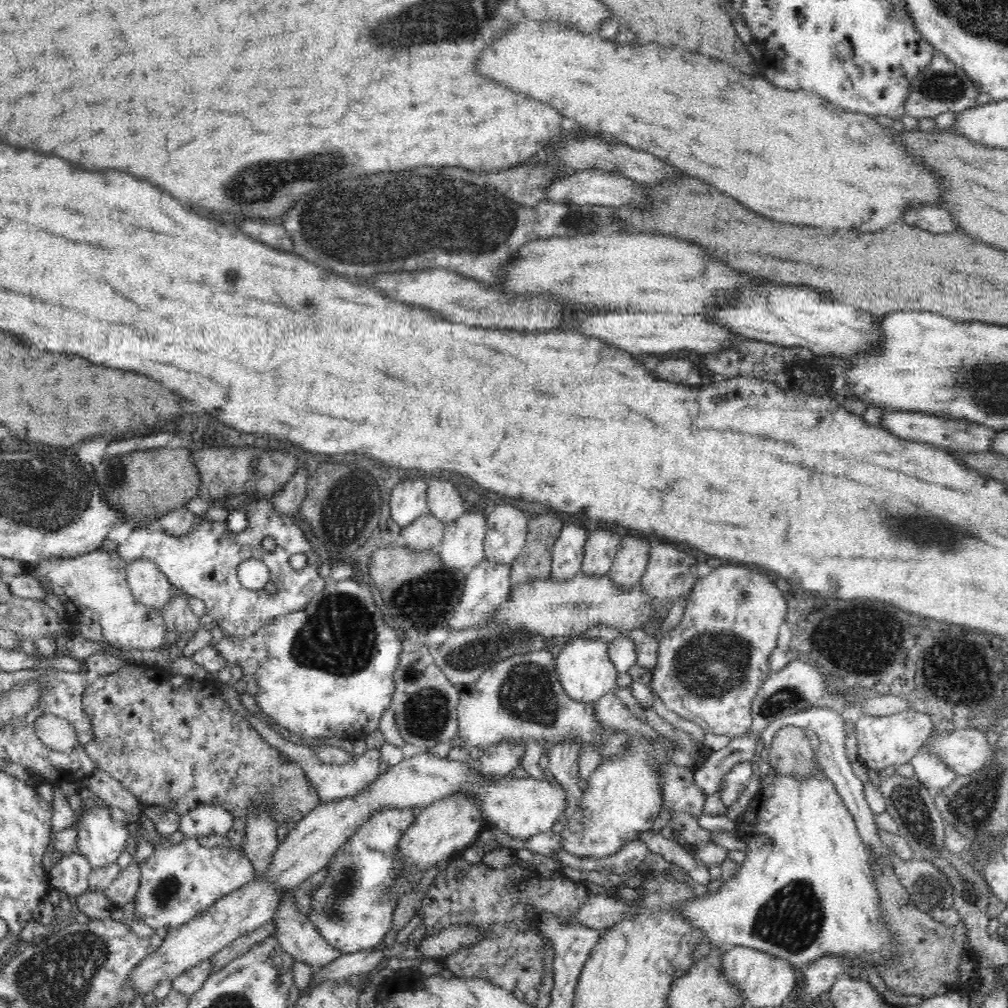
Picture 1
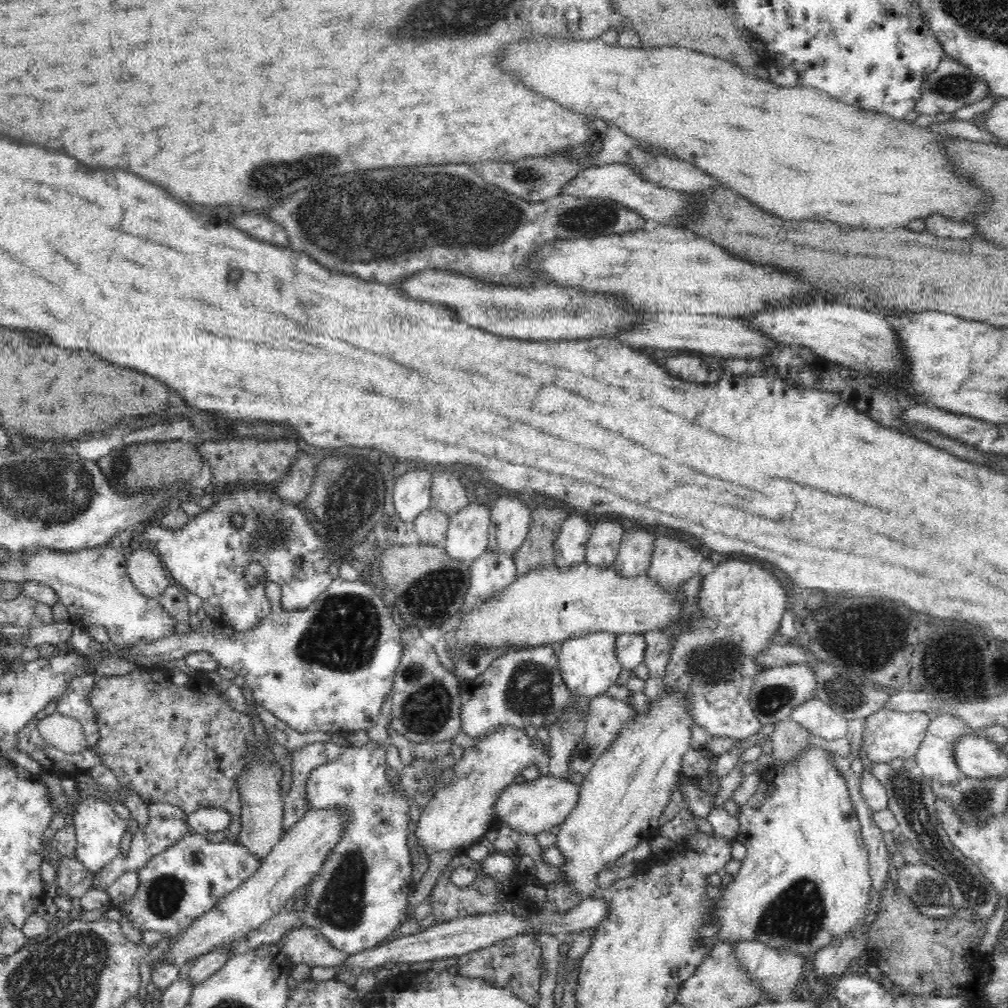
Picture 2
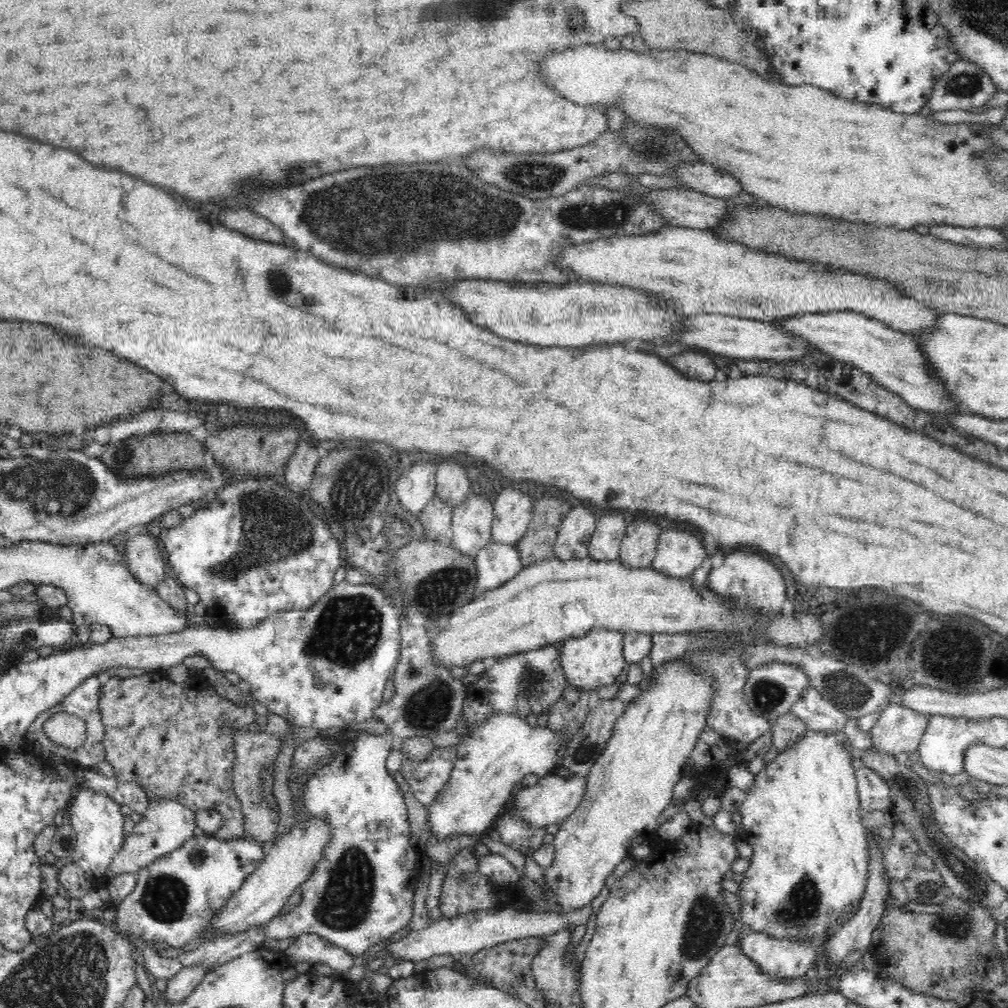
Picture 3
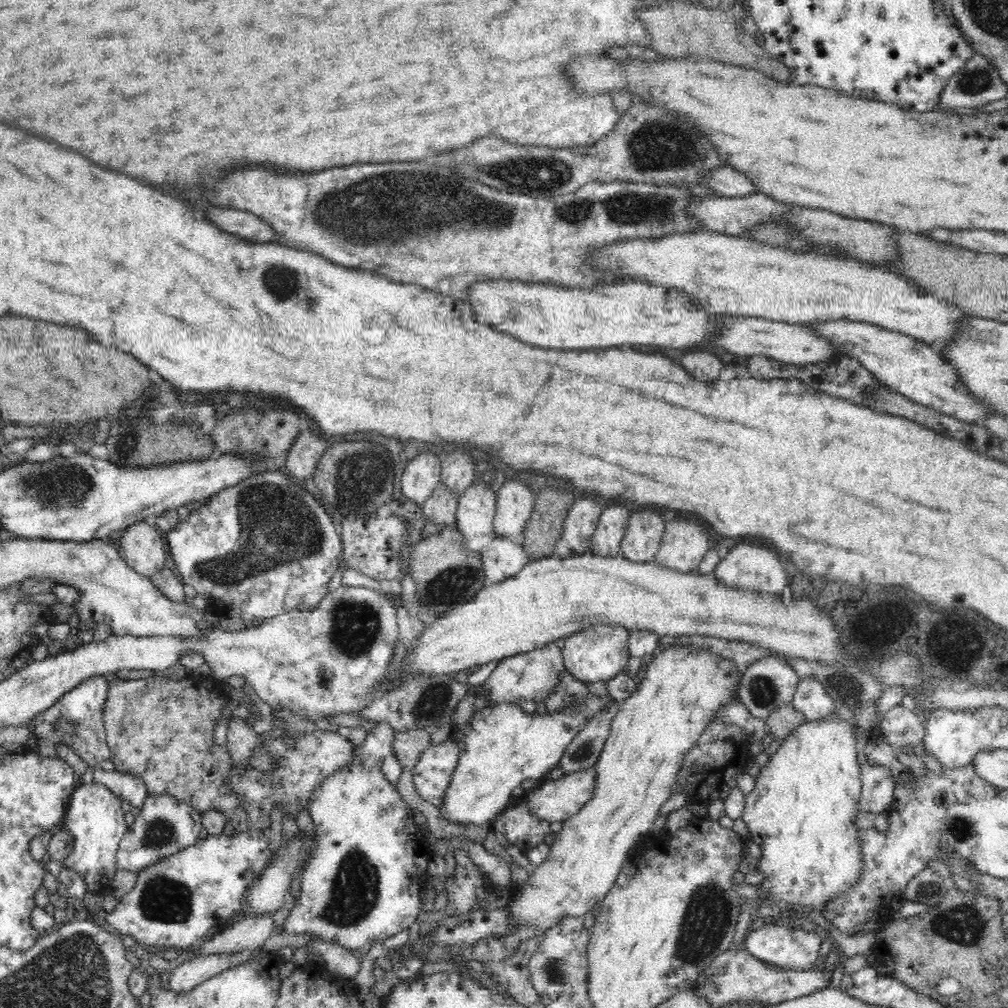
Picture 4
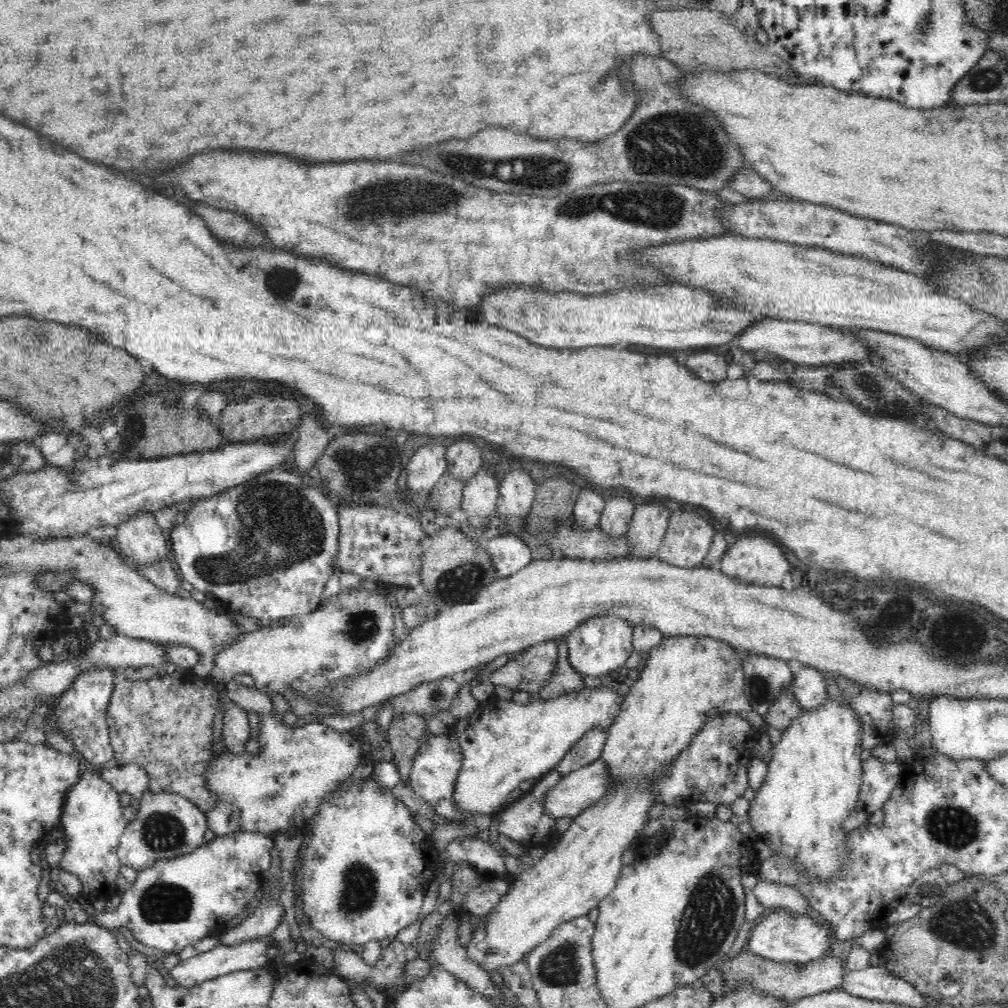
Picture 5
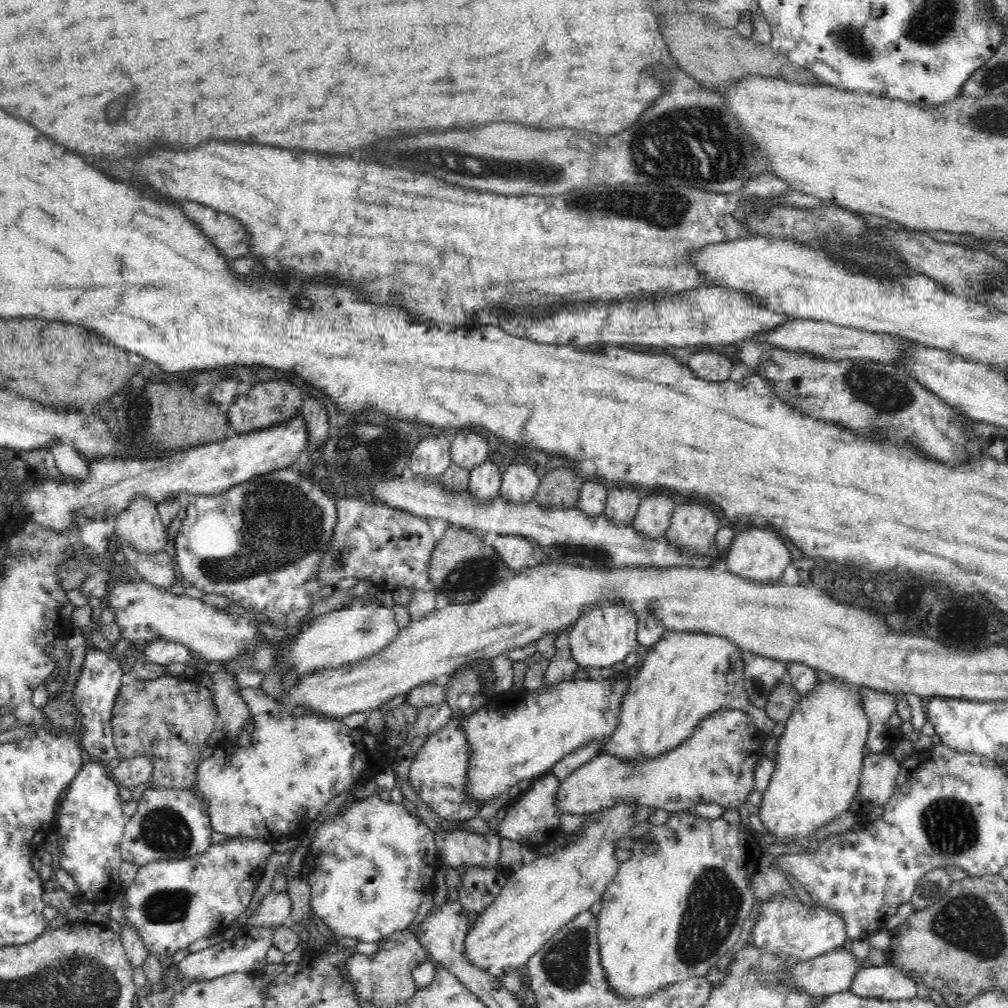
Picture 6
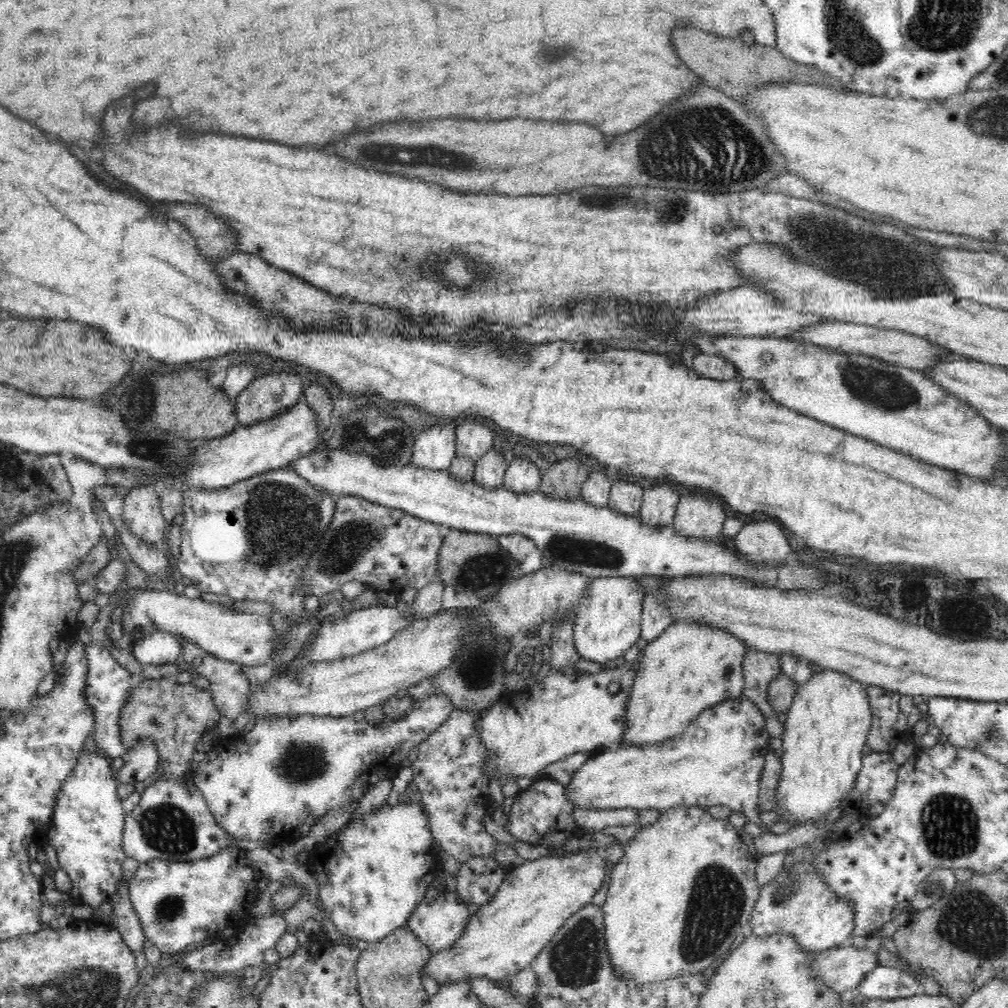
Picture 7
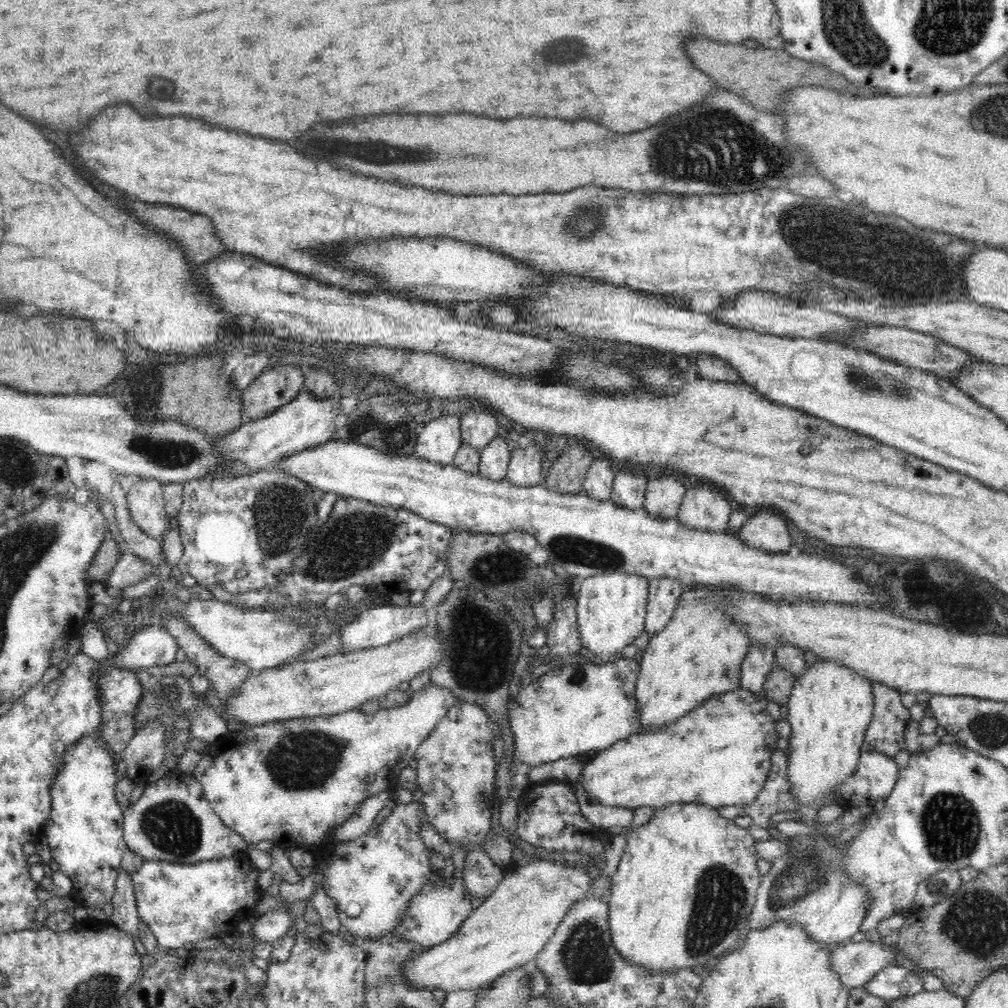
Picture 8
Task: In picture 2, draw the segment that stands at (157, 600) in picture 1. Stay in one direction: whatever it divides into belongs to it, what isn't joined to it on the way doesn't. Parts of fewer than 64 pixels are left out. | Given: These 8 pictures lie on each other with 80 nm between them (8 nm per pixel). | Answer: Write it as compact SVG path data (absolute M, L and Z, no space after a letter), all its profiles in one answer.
M144 542L127 555L127 571L132 583L148 597L159 598L159 594L162 594L169 583L160 555Z

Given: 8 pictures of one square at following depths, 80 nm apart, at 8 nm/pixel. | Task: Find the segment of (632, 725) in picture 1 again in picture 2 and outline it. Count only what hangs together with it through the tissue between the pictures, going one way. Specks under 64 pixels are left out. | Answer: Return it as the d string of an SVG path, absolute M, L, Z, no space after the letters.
M605 694L592 698L585 723L586 732L570 754L570 769L585 778L634 712L624 700Z

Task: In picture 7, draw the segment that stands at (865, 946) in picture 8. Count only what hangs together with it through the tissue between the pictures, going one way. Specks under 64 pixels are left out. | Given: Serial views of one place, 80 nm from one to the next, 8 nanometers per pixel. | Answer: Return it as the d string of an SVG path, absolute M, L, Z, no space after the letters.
M848 942L818 952L812 969L816 971L818 979L849 995L856 991L864 978L878 966L878 955L872 950Z

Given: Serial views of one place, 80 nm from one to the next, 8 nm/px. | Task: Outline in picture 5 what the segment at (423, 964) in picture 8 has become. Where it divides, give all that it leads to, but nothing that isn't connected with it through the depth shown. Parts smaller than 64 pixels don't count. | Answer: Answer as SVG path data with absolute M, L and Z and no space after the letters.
M665 635L662 642L659 642L656 646L653 646L648 652L647 664L640 672L638 680L632 683L630 690L625 694L624 700L621 702L620 712L616 716L616 722L612 724L612 728L608 731L607 739L605 740L605 746L601 752L601 758L605 759L605 762L609 764L611 768L611 774L615 776L615 788L611 790L609 796L606 799L602 799L596 806L591 806L583 814L580 814L575 818L574 823L570 826L570 829L562 834L560 842L556 844L556 847L546 852L542 858L535 861L534 866L530 866L528 869L524 869L518 876L514 876L514 879L510 882L510 888L507 894L502 896L502 900L494 906L494 908L483 917L482 922L472 931L472 939L468 942L467 953L470 960L477 962L484 970L488 972L501 972L504 968L509 968L522 962L524 958L532 952L532 950L538 948L540 944L544 944L544 940L564 922L570 922L573 918L578 918L580 915L586 915L592 908L596 908L600 901L604 900L613 887L616 886L617 878L620 876L624 867L622 866L622 854L627 850L632 841L637 841L641 836L641 832L644 826L647 826L648 810L650 805L656 803L648 791L650 782L656 778L656 776L662 776L662 772L666 769L666 766L670 766L670 762L680 754L680 751L684 748L688 748L688 743L696 736L696 733L704 726L705 722L713 719L720 713L738 713L742 715L755 729L759 731L765 731L768 724L765 719L765 715L760 715L748 701L746 693L744 693L745 676L743 669L743 658L736 648L724 639L717 639L709 637L708 635Z

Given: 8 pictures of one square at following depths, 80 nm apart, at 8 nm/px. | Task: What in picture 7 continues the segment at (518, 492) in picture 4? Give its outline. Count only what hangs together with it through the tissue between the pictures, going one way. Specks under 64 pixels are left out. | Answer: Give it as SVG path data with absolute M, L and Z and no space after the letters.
M516 458L510 462L503 480L504 487L510 487L514 491L530 491L539 488L542 480L540 468L530 458Z

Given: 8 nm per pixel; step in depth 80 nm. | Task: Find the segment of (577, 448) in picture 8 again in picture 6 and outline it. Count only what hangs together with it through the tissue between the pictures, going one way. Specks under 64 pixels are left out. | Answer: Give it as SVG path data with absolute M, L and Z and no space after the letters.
M560 466L550 470L543 477L537 492L536 501L551 507L573 507L578 503L584 478L570 466Z

